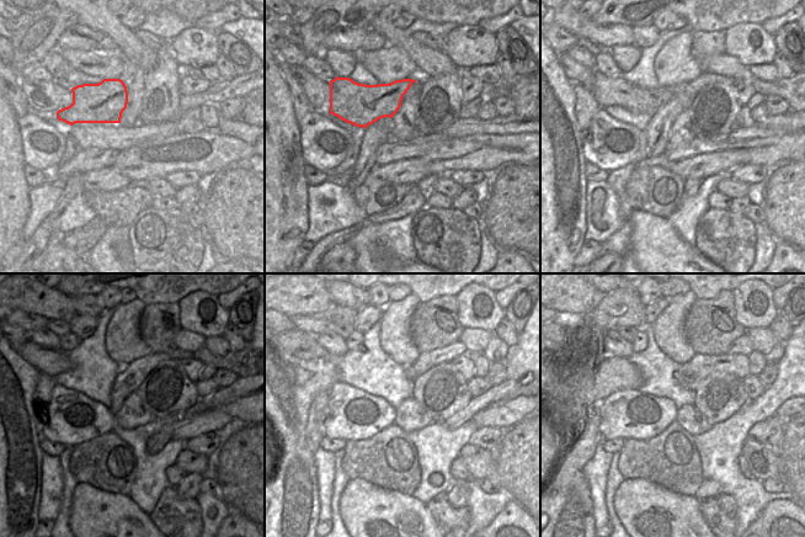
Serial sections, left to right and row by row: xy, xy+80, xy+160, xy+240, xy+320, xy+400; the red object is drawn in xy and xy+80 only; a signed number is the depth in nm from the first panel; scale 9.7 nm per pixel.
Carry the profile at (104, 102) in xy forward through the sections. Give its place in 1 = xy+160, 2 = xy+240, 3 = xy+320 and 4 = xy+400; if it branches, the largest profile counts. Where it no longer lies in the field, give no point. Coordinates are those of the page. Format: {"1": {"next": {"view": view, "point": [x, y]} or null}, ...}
{"1": {"next": {"view": "xy+160", "point": [611, 90]}}, "2": {"next": {"view": "xy+240", "point": [52, 362]}}, "3": {"next": {"view": "xy+320", "point": [296, 343]}}, "4": {"next": {"view": "xy+400", "point": [565, 330]}}}

